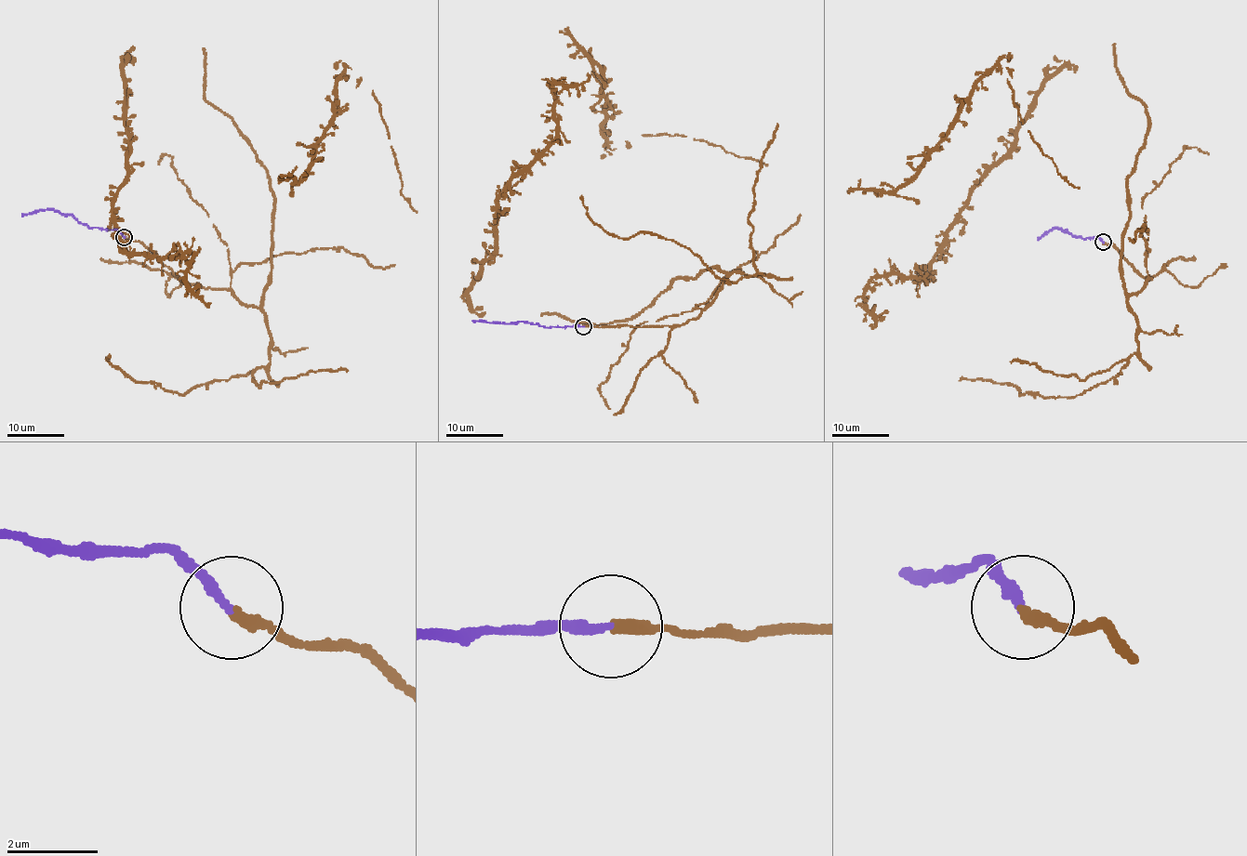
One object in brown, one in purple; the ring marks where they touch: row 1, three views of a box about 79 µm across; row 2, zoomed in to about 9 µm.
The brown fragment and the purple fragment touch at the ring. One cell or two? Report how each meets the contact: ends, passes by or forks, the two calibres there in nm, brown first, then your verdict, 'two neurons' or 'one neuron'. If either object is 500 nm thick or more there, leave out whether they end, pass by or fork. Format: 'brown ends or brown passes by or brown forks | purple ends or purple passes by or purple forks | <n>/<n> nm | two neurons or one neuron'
brown ends | purple ends | 240/190 nm | one neuron

